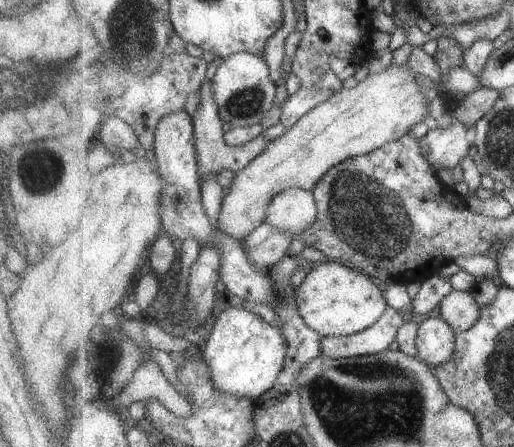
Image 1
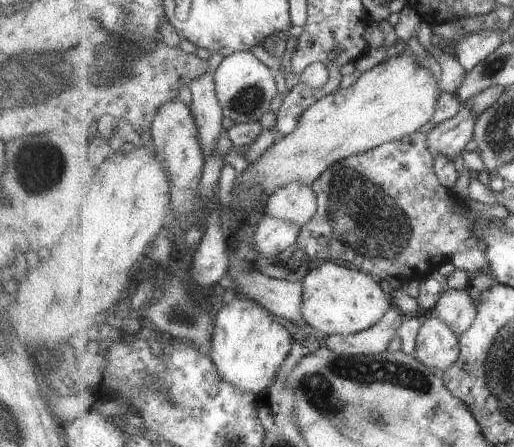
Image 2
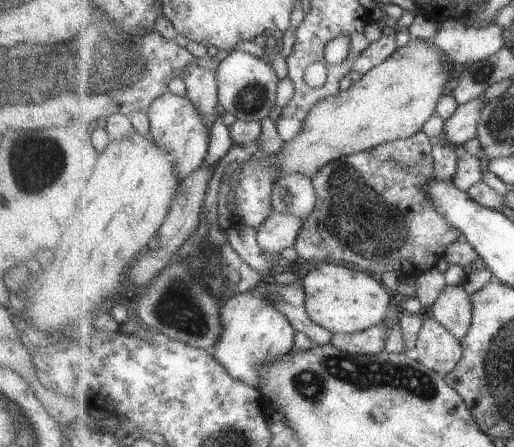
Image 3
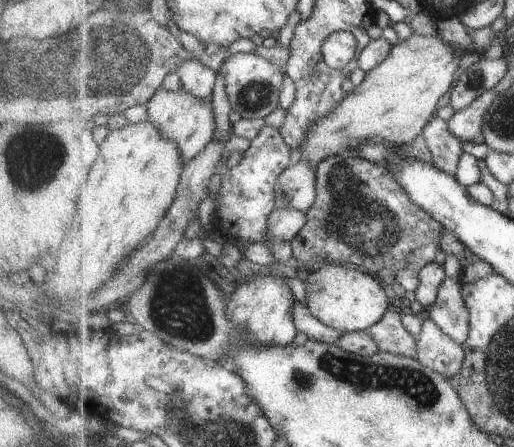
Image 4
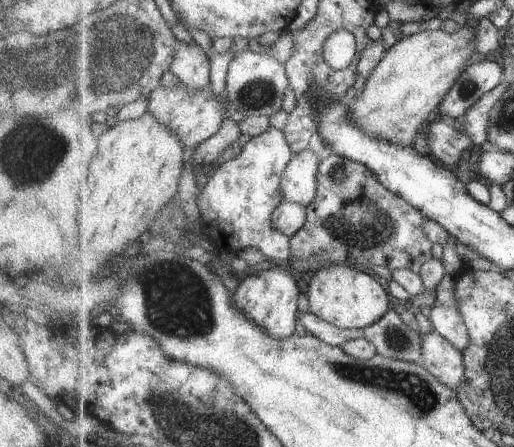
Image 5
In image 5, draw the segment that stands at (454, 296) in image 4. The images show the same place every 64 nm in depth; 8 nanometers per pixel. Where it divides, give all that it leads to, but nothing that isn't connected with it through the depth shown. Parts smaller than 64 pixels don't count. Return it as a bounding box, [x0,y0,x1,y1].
[426,275,470,352]

